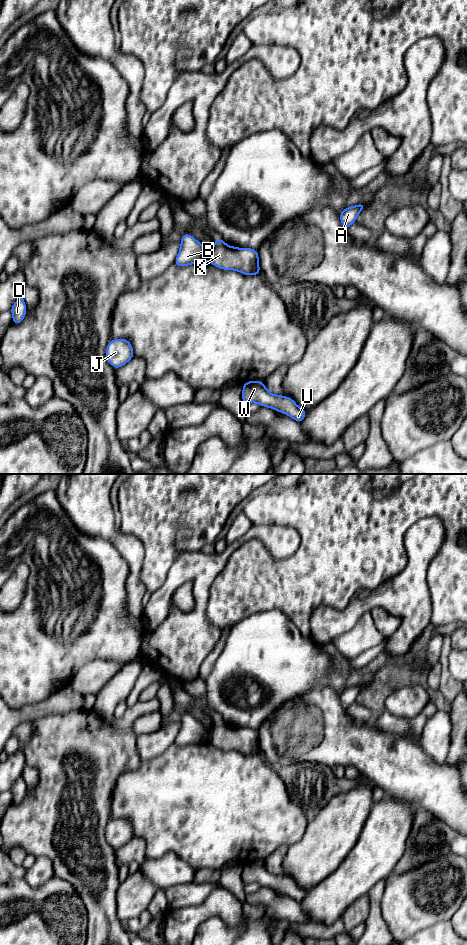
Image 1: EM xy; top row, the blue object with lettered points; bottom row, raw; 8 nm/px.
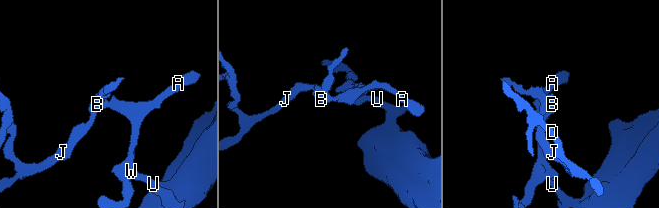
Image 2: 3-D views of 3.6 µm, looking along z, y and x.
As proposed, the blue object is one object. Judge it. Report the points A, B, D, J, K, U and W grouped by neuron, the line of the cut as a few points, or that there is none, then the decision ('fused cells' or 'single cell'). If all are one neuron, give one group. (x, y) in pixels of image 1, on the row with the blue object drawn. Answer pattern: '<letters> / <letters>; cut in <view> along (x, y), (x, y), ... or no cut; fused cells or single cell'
A K U W / B D J; cut in xy along (209, 252), (207, 259); fused cells

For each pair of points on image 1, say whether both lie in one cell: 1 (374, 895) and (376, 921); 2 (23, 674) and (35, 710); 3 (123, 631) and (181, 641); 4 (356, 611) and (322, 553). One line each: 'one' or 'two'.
1: one
2: two
3: two
4: two

